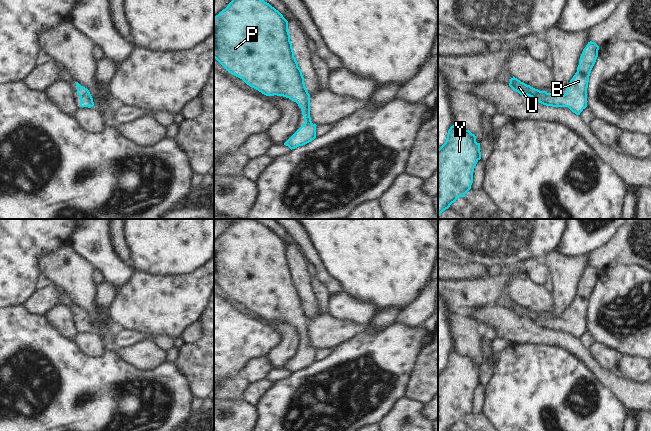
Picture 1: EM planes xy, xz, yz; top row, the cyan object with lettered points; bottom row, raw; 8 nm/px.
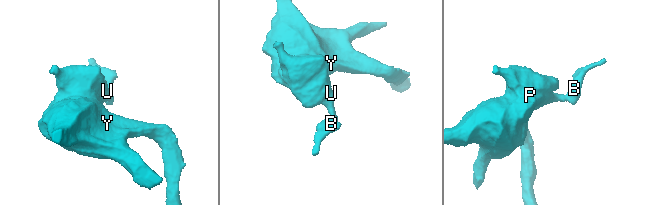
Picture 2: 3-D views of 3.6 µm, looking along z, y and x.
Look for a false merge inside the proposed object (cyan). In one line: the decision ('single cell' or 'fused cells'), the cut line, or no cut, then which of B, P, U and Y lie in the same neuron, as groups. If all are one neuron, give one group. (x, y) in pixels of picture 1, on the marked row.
single cell; no cut; B P U Y

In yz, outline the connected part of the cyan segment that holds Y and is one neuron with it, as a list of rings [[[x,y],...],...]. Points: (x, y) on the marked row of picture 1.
[[[455,124],[451,126],[445,143],[438,149],[438,217],[471,189],[474,168],[480,159],[480,143],[476,142],[476,136]]]

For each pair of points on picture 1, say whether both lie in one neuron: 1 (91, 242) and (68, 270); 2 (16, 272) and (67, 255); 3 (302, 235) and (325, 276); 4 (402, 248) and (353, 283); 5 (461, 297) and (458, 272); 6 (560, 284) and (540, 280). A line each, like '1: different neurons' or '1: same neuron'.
1: different neurons
2: different neurons
3: same neuron
4: same neuron
5: different neurons
6: different neurons

